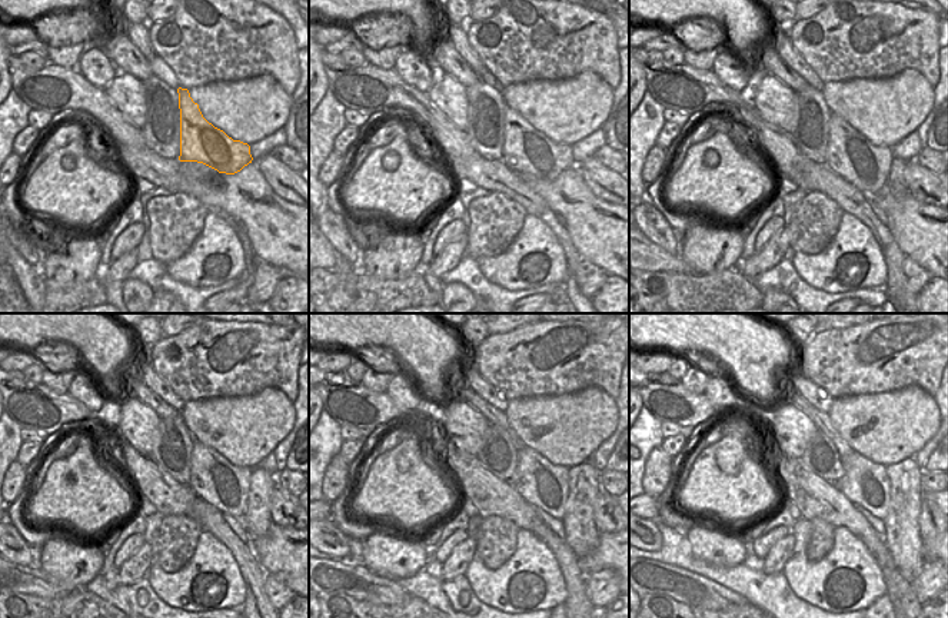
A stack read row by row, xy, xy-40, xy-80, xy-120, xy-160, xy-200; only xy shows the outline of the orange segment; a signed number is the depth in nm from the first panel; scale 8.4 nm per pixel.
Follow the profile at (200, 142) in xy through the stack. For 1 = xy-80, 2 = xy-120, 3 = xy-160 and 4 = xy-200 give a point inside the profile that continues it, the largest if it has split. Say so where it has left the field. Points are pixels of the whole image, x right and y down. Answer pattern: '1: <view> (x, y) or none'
1: xy-80 (854, 158)
2: xy-120 (213, 478)
3: xy-160 (542, 484)
4: xy-200 (865, 482)

